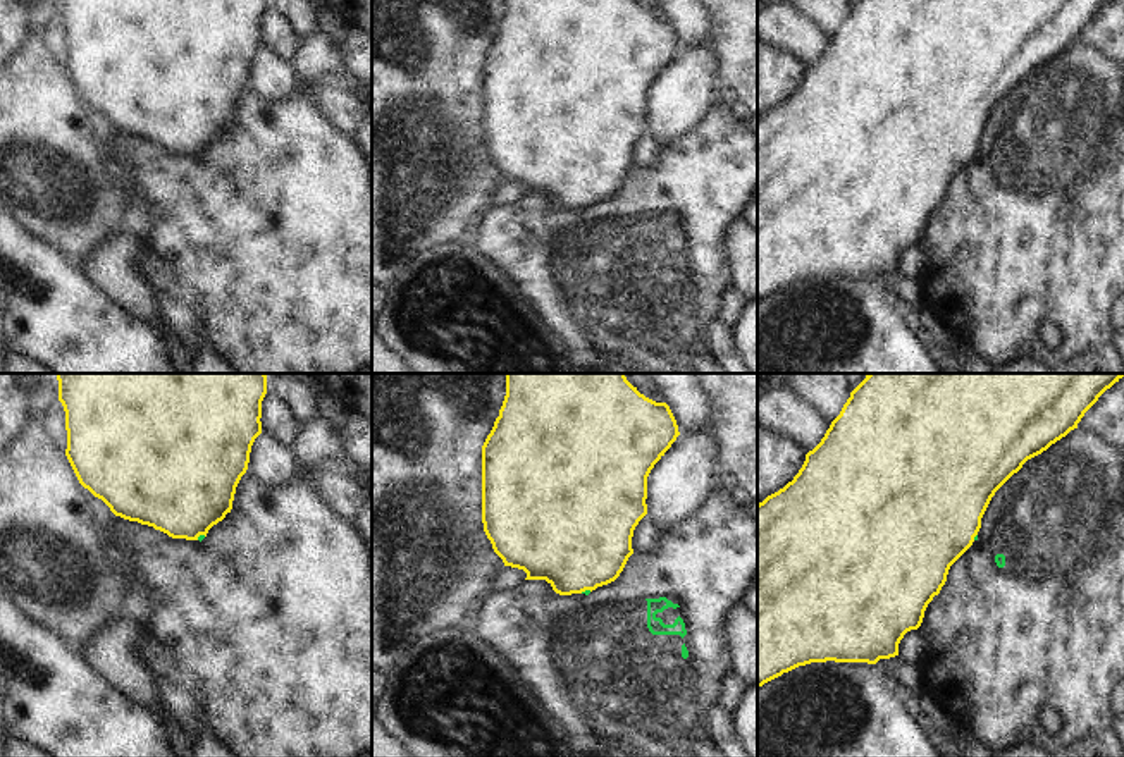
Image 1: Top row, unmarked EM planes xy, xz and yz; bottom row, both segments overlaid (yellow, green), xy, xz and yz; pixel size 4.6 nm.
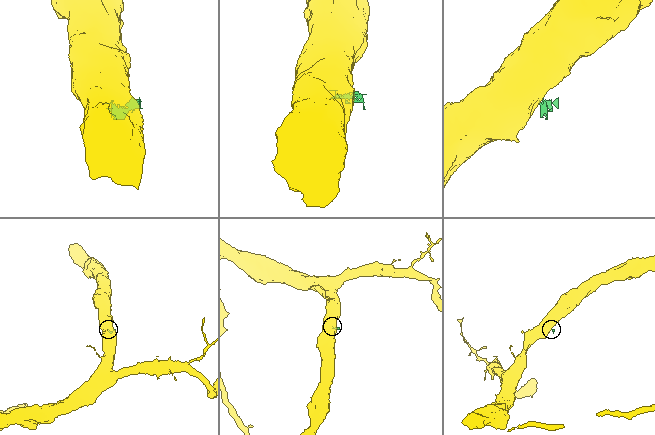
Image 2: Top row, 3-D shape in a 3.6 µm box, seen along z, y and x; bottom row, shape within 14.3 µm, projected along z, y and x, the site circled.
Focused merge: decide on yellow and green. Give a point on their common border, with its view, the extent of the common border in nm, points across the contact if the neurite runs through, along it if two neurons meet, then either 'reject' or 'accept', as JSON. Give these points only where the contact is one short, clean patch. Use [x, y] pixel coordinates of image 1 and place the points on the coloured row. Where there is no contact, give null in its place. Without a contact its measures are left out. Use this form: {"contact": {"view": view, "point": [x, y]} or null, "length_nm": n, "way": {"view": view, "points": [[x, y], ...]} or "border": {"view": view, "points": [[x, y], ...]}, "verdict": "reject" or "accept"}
{"contact": {"view": "xy", "point": [200, 534]}, "length_nm": 50, "border": {"view": "xy", "points": [[205, 535], [197, 539]]}, "verdict": "reject"}

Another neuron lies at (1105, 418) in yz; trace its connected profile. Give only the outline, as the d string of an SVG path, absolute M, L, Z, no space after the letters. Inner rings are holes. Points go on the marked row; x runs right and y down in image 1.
M1124 377L1098 397L1078 428L1124 449Z

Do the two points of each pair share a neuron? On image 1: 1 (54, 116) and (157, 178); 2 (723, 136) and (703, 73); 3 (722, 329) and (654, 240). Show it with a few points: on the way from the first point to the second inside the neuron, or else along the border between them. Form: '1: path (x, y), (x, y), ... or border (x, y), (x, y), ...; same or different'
1: border (111, 162), (124, 176); different
2: border (715, 97), (708, 112), (685, 131); different
3: border (716, 317), (706, 332), (708, 355); different

